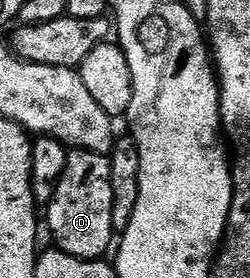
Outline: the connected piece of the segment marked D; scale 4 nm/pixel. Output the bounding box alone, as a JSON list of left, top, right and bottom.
[44,149,116,259]

